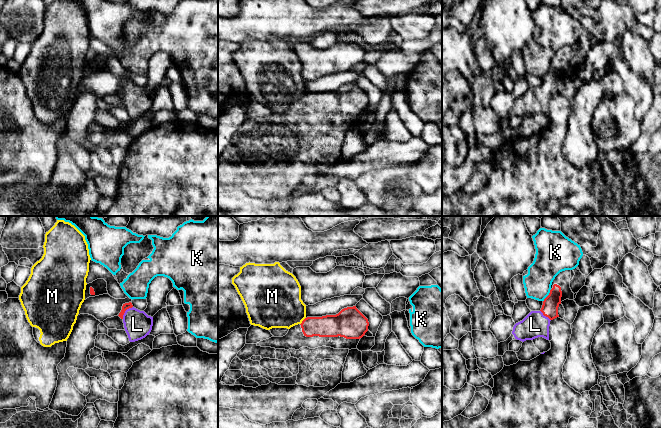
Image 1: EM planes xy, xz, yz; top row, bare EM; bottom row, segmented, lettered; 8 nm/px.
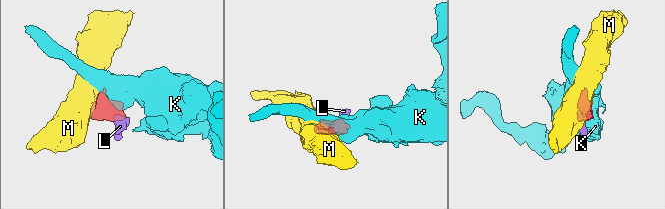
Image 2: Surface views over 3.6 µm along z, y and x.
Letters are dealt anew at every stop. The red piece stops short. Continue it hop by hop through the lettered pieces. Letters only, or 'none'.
L

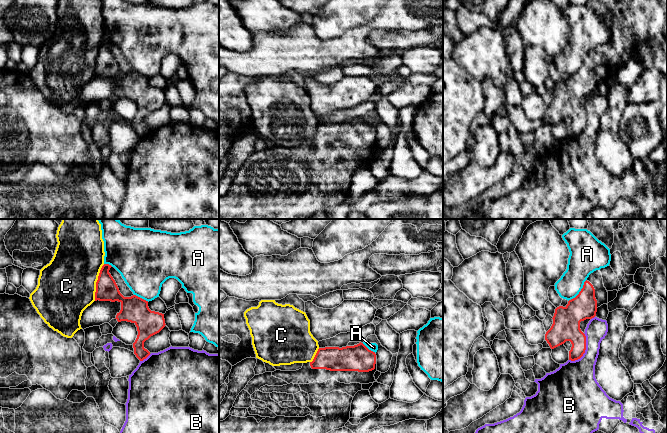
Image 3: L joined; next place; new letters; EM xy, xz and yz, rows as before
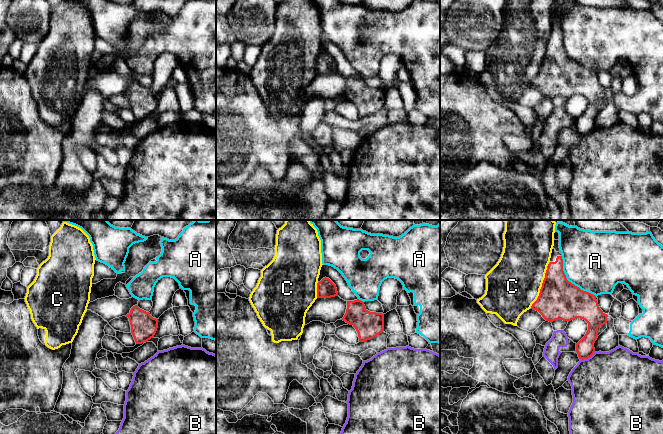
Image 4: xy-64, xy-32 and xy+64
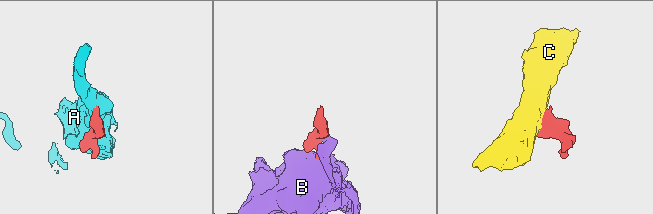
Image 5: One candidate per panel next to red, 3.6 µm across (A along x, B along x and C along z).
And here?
none

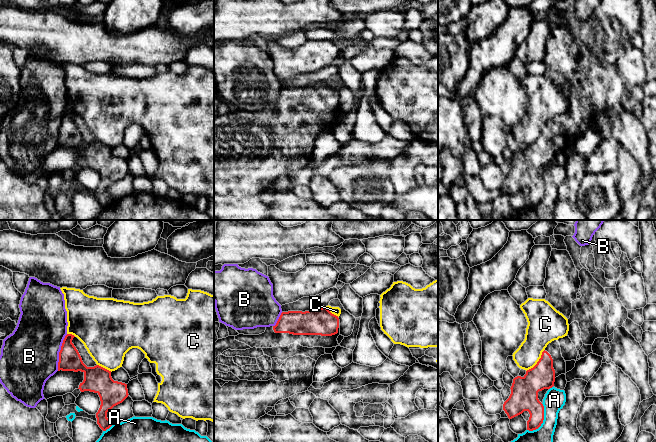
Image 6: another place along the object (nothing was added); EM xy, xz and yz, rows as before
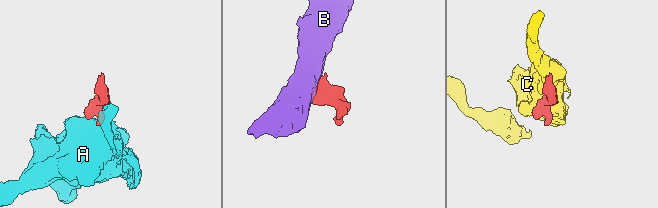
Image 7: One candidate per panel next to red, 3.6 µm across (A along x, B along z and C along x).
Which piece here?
none

